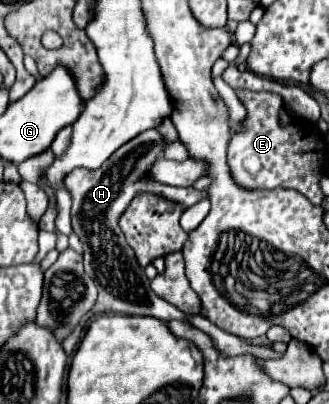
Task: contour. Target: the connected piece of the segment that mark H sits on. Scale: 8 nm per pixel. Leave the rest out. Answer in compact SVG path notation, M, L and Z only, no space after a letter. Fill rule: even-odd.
M147 130L133 138L129 144L121 146L99 170L85 170L77 168L65 178L65 186L71 194L73 206L71 206L71 224L73 232L79 236L83 244L83 264L85 272L93 278L99 290L99 298L89 312L93 314L129 314L129 316L153 316L159 320L183 320L187 322L185 314L177 310L173 304L161 300L153 290L149 288L149 278L145 276L143 268L139 266L133 248L127 244L121 228L119 218L129 206L129 202L141 194L151 192L157 196L163 196L165 200L177 202L183 208L193 206L201 198L207 198L205 192L199 192L195 188L175 188L175 186L163 186L157 182L147 182L145 174L149 166L163 154L165 144L157 130Z

